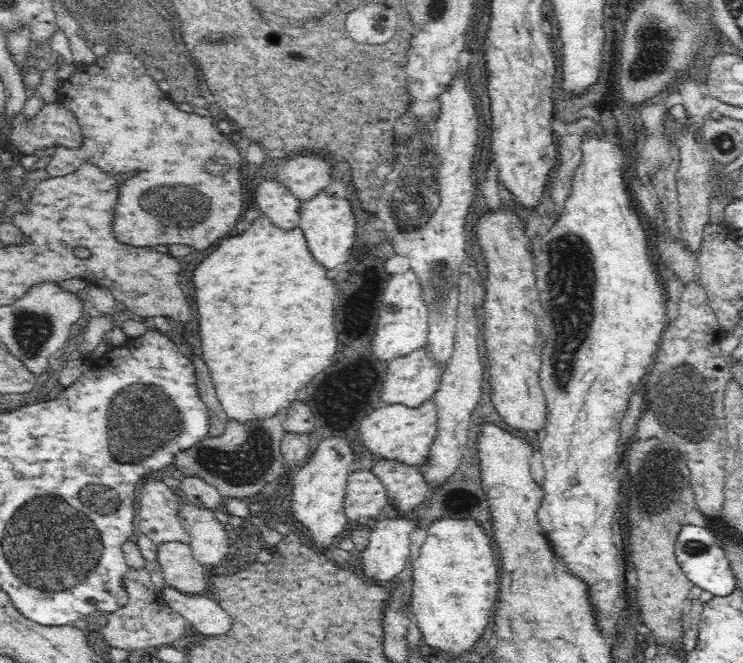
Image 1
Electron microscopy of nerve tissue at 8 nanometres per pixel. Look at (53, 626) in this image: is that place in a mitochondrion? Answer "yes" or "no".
no

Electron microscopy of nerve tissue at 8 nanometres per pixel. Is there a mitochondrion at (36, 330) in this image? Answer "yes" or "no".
yes

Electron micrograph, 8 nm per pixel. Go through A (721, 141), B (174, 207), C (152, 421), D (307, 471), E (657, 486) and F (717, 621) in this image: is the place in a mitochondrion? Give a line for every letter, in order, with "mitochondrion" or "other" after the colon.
A: mitochondrion
B: mitochondrion
C: mitochondrion
D: other
E: mitochondrion
F: other

